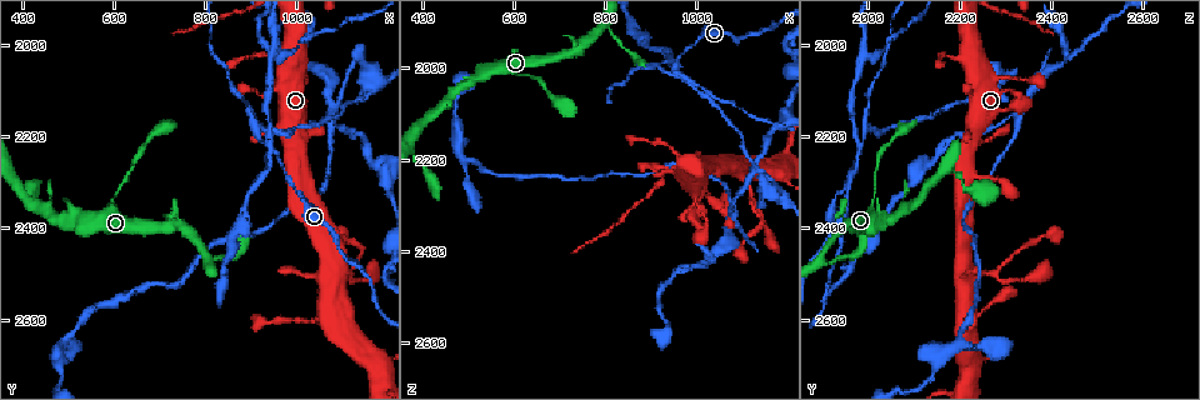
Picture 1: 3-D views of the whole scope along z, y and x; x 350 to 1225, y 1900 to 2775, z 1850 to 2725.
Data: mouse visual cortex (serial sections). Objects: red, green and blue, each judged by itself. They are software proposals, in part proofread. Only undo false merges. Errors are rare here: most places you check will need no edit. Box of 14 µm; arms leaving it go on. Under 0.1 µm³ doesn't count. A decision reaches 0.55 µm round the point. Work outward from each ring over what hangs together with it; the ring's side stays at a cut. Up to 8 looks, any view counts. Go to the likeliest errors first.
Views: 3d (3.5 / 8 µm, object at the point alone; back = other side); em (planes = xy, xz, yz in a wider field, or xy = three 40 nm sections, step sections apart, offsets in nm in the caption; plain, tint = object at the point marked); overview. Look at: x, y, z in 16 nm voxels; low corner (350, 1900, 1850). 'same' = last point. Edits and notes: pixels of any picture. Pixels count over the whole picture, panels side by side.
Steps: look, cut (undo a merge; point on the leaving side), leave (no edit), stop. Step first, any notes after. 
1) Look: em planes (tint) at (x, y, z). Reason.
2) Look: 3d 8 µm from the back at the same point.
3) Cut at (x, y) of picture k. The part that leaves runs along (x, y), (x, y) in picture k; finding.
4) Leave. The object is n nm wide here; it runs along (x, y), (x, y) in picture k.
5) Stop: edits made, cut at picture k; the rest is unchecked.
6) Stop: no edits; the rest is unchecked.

Look: 3d 3.5 µm at (1120, 2500, 2275). Branch point.

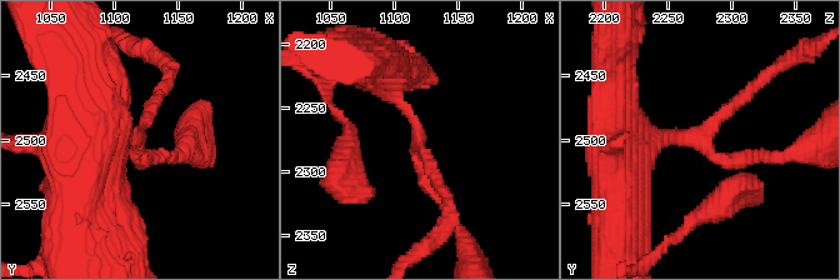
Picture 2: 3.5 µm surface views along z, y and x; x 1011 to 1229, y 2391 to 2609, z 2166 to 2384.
Look: em xy step 1 (tint) at (1120, 2494, 2276). 3 arms meet here; the arms are 200, 200, 300 nm wide; now the EM.

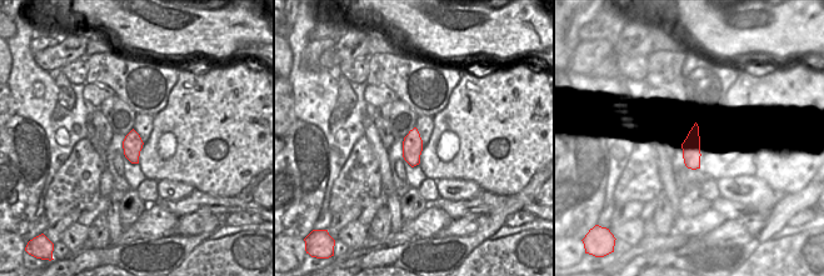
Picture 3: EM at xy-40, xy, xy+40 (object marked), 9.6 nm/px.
Look: em xy step 2 (tint) at the same point. Another direction.

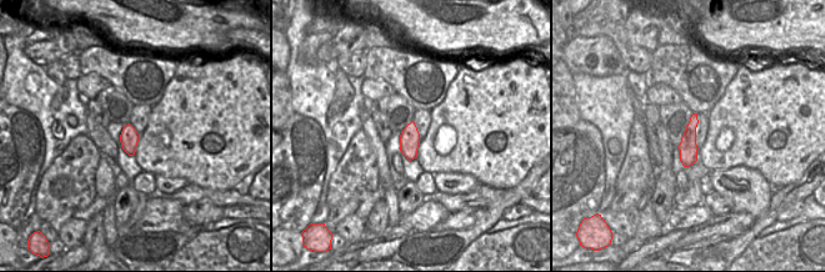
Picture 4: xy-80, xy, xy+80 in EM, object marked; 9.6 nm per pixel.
Leave. The object is 190 nm wide here; it runs along (384, 64), (441, 201) in picture 2; all the same cell.

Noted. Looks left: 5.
Look: 3d 3.5 µm at (600, 2325, 2015).

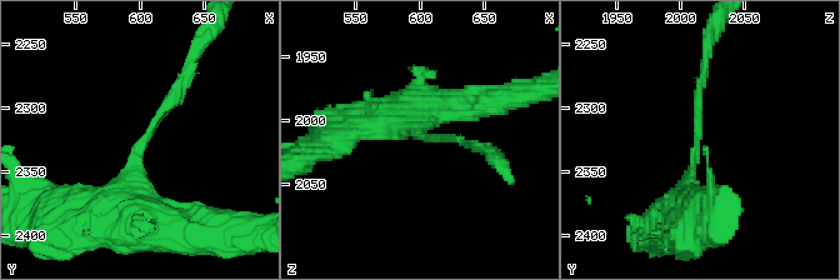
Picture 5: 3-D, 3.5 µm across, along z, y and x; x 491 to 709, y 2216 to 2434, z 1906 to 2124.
Look: em xy step 2 (tint) at (604, 2326, 2012). The arms are 150, 350 nm wide; now the EM.

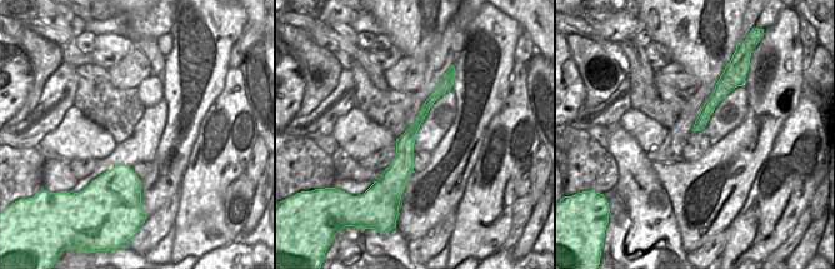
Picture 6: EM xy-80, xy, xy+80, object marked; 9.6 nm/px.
Look: em xy step 5 (tint) at the same point.

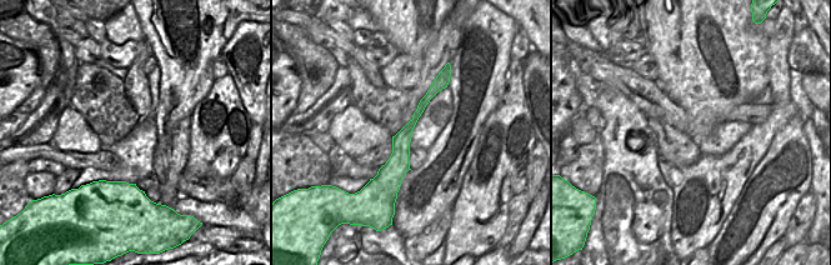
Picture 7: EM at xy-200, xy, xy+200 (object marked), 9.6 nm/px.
Leave. It runs along (436, 83), (401, 140), (391, 180) in picture 7; one cell here.

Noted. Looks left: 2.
Stop: no edits; the rest is unchecked.

